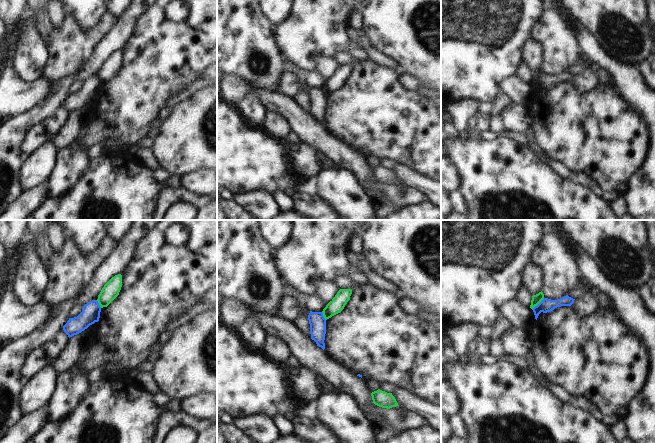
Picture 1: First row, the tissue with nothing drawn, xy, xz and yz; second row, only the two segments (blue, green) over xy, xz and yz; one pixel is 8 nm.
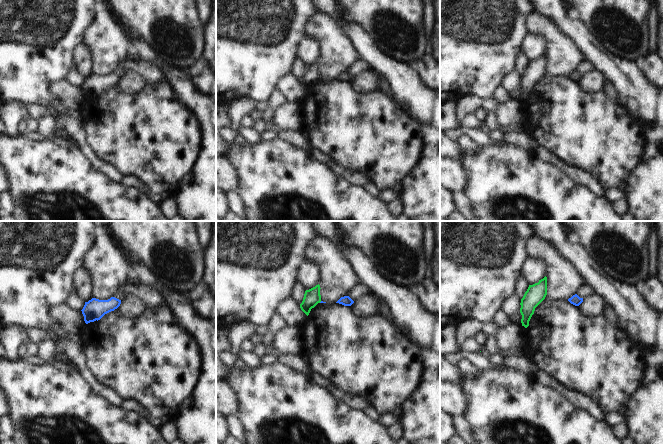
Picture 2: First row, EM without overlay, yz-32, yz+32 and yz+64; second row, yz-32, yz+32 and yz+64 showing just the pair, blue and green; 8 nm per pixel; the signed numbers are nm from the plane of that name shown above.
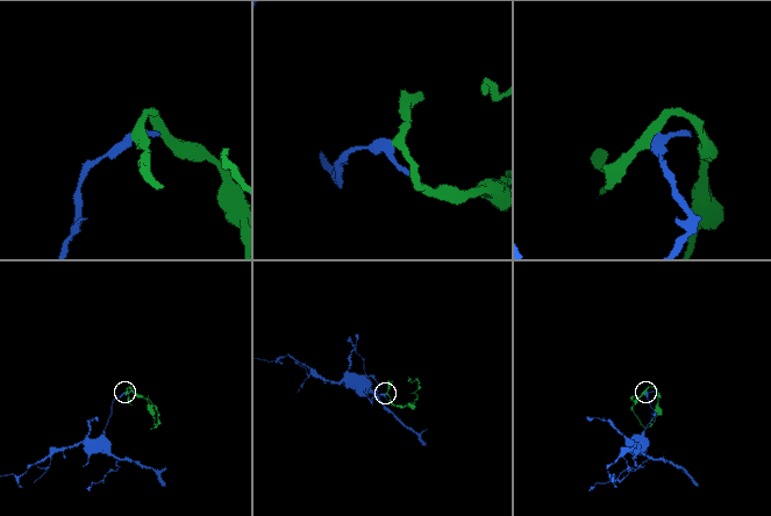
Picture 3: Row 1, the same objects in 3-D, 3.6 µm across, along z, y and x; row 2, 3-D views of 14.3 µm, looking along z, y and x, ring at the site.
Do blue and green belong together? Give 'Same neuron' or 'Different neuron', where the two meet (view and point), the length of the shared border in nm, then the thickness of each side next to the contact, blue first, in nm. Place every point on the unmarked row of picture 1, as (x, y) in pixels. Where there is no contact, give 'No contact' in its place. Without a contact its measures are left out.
Different neuron. Touches blue at yz (539, 79). Shared border 140 nm. Thickness 110 nm (blue) against 80 nm.

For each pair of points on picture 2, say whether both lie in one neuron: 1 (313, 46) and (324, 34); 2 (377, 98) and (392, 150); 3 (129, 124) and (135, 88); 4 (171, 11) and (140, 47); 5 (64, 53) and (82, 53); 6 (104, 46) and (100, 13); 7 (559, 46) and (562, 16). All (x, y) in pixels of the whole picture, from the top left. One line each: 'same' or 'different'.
1: different
2: same
3: different
4: different
5: different
6: same
7: different

